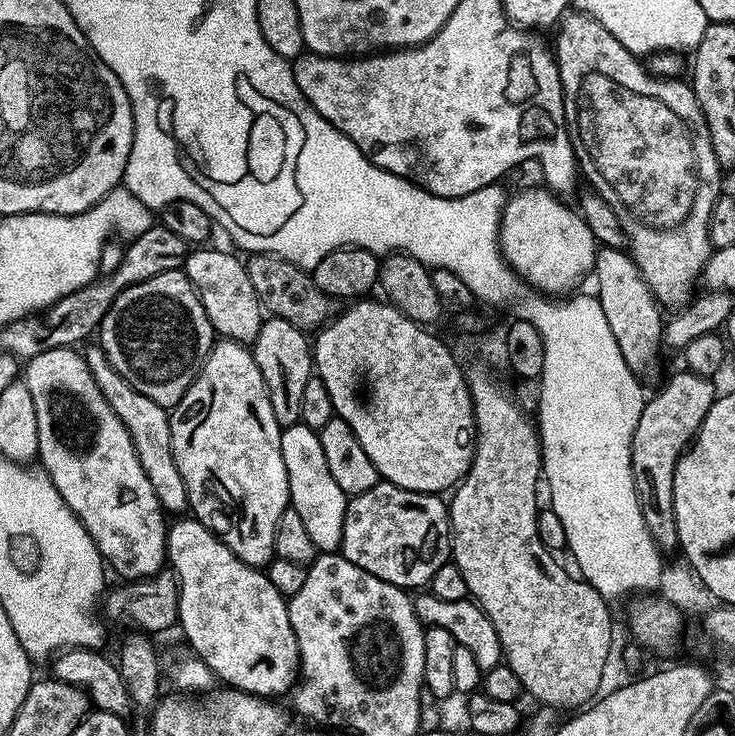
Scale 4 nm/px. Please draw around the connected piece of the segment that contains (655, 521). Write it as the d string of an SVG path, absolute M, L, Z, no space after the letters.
M679 370L669 378L664 389L656 397L649 399L642 410L642 418L638 418L638 426L634 429L632 443L632 473L634 486L642 506L642 518L646 518L646 526L654 538L654 542L661 550L675 549L676 523L674 522L674 470L678 466L680 457L696 439L696 432L702 426L710 406L716 401L718 389L713 381L706 376L699 376L687 370Z

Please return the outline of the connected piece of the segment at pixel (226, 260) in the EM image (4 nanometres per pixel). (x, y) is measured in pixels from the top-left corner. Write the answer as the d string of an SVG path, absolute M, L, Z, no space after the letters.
M200 246L189 251L184 258L182 270L188 280L196 287L202 306L212 323L212 331L217 337L235 340L238 344L251 345L258 338L260 327L266 316L262 311L258 294L250 282L250 274L243 259L231 256L220 248Z

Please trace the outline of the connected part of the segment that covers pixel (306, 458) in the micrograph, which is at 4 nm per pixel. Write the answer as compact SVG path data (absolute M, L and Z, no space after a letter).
M289 424L280 433L282 438L282 462L286 462L286 478L288 479L288 498L290 507L298 512L317 553L336 552L342 542L342 528L346 522L346 510L350 497L344 493L342 486L334 482L330 474L330 466L326 466L326 454L322 451L320 434L305 424Z

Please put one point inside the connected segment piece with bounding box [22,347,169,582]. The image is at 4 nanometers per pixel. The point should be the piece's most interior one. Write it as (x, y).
(84, 447)

